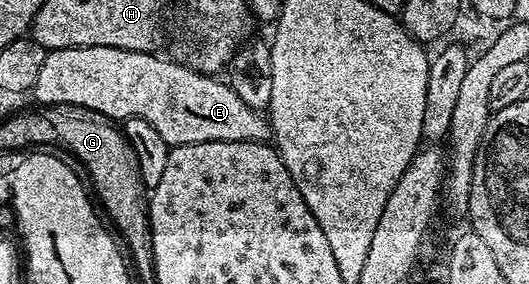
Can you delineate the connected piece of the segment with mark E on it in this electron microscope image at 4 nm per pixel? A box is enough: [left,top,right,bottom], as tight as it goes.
[33,46,272,147]

